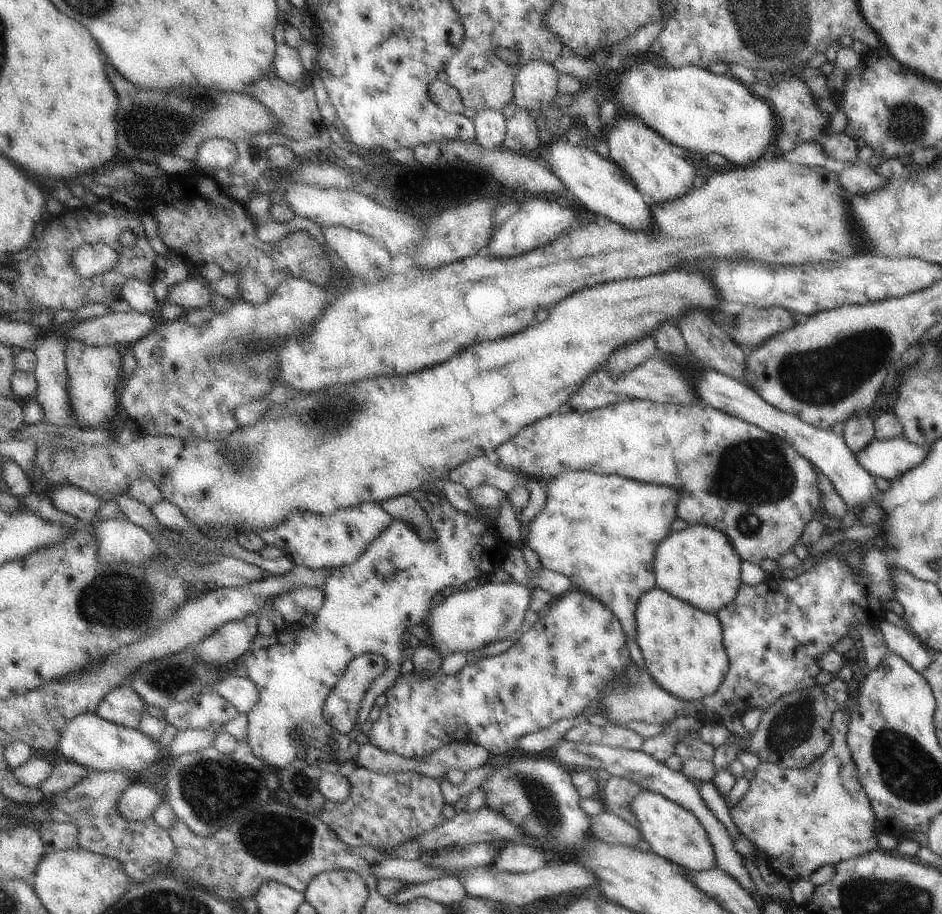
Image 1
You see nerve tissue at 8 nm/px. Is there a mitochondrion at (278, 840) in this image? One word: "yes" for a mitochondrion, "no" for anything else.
yes

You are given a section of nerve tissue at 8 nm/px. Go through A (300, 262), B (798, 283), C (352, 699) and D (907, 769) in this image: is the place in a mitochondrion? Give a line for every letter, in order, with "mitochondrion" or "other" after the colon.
A: other
B: other
C: other
D: mitochondrion

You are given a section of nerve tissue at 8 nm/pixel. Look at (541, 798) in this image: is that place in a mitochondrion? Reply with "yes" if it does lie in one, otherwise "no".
yes

